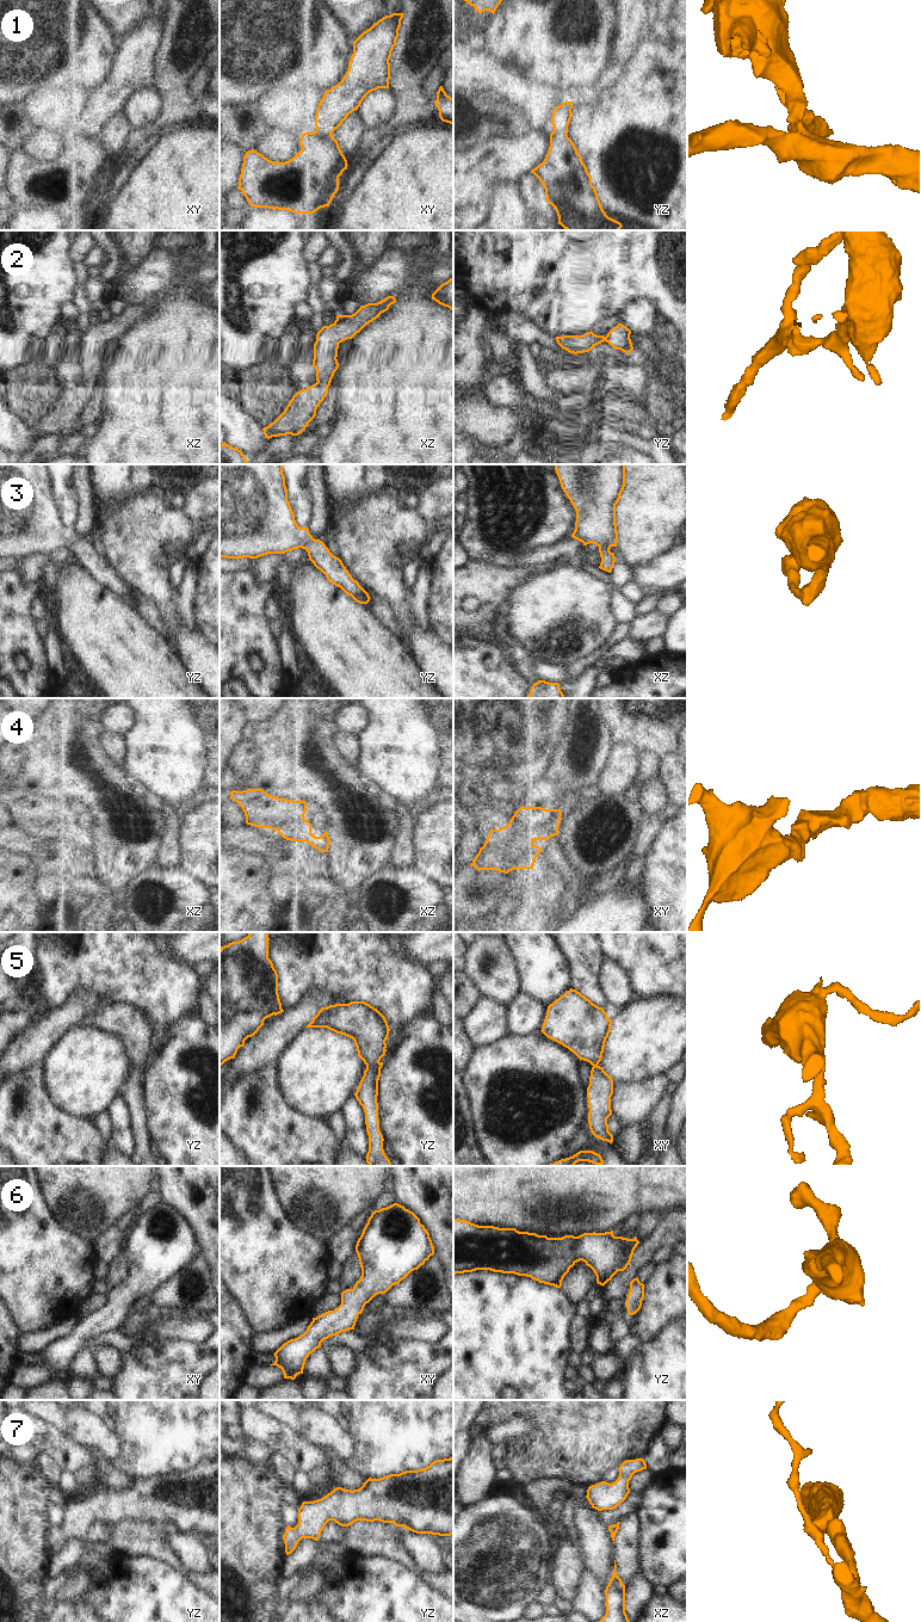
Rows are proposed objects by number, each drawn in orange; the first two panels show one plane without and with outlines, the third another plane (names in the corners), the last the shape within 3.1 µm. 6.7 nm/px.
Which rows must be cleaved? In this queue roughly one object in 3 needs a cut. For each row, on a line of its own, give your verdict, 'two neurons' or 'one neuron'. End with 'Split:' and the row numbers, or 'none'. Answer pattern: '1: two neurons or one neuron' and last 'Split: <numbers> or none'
1: one neuron
2: one neuron
3: one neuron
4: one neuron
5: one neuron
6: one neuron
7: one neuron
Split: none

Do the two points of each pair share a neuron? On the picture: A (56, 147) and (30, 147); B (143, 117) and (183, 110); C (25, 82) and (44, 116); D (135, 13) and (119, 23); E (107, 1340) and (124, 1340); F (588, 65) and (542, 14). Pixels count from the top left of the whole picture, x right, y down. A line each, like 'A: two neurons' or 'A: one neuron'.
A: one neuron
B: two neurons
C: two neurons
D: one neuron
E: one neuron
F: one neuron

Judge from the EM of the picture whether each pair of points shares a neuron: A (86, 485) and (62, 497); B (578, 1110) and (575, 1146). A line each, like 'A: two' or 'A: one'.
A: two
B: two

